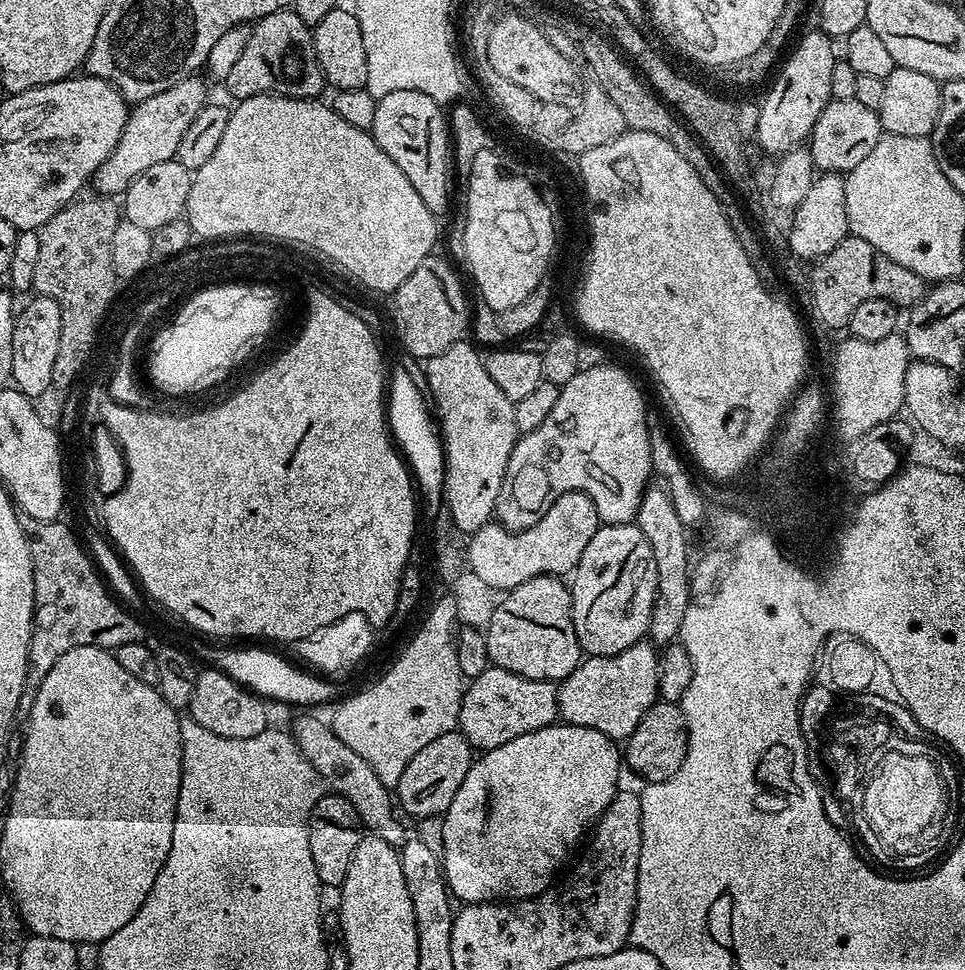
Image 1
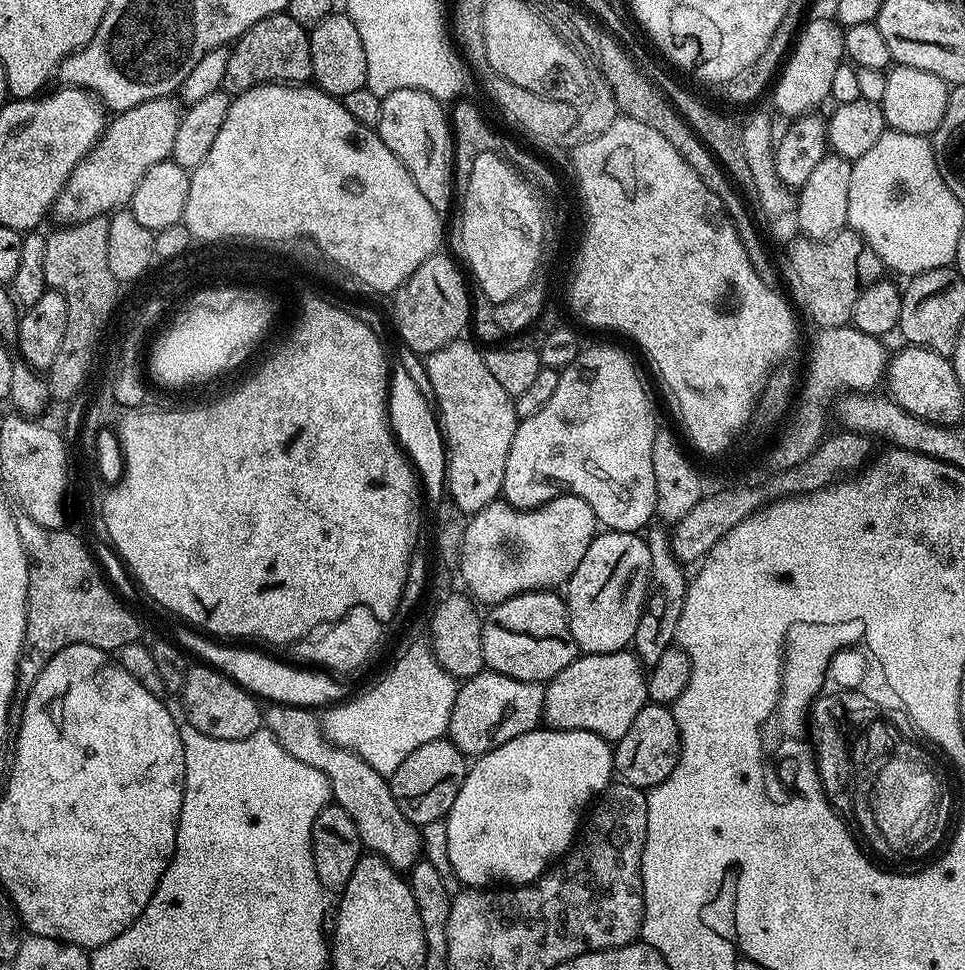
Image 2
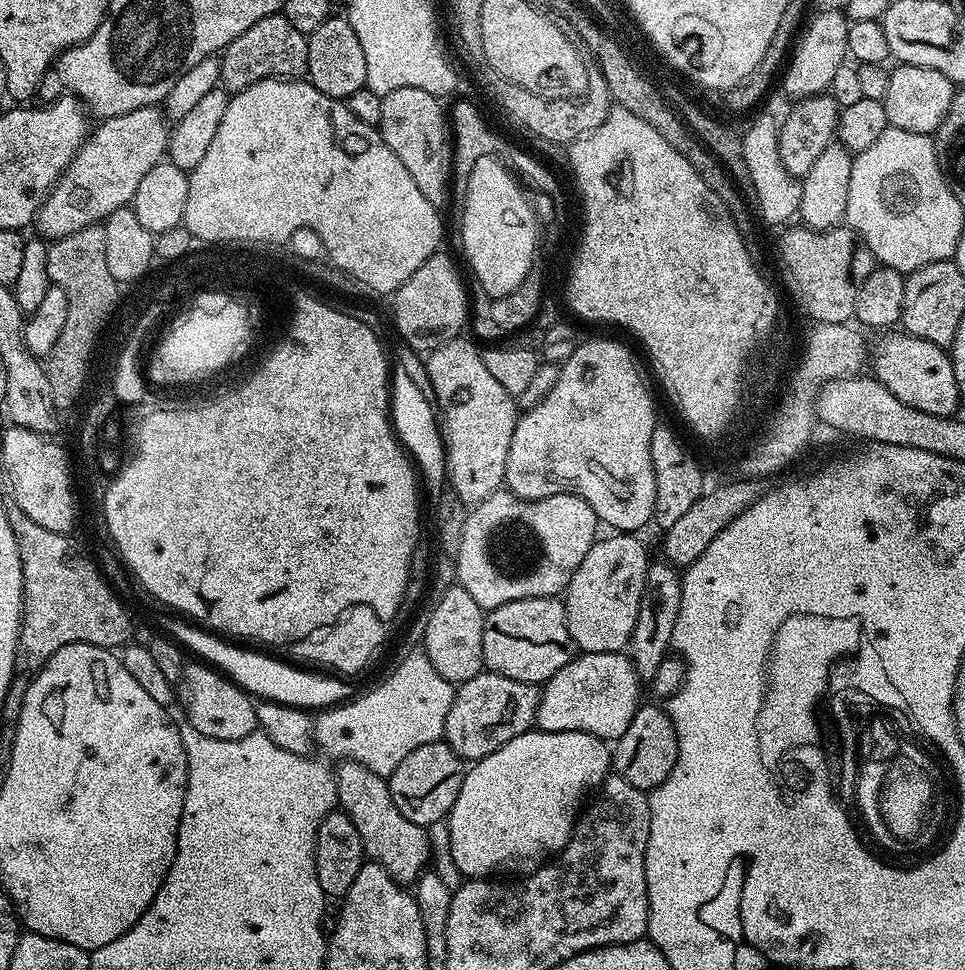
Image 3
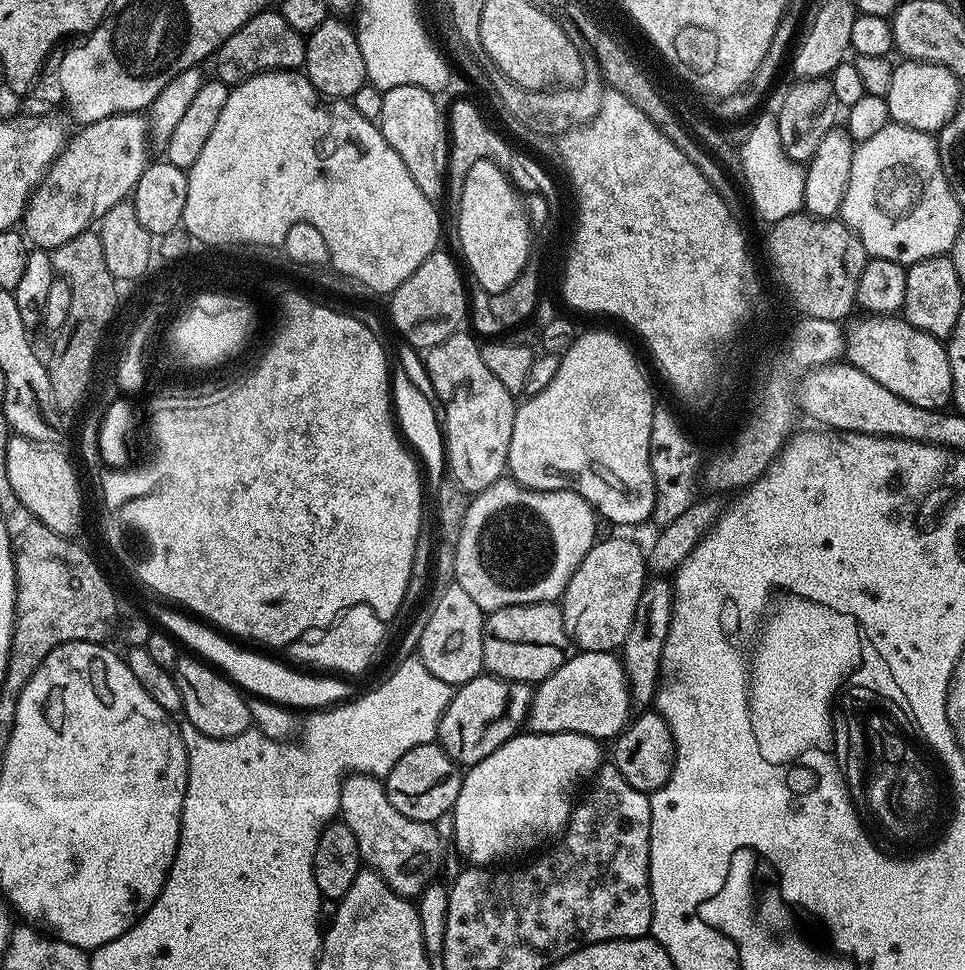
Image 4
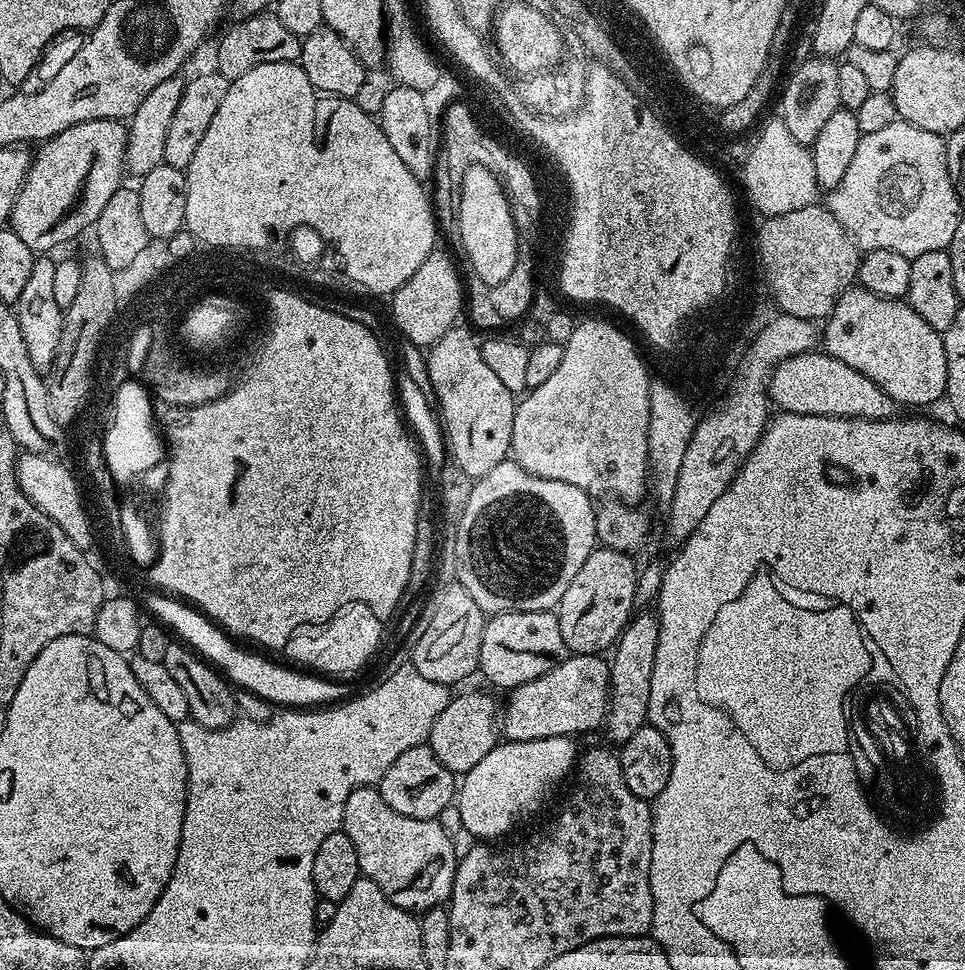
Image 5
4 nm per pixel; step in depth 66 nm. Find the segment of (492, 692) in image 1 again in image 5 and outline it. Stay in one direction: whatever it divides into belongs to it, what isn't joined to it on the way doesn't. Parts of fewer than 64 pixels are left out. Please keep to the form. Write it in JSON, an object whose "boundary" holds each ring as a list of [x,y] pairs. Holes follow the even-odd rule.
{"boundary":[[[464,692],[461,696],[453,695],[448,701],[446,710],[438,714],[434,726],[426,741],[434,750],[438,762],[446,766],[454,774],[469,772],[498,743],[498,720],[492,717],[496,708],[496,700],[484,692]],[[497,736],[497,737],[496,737]]]}

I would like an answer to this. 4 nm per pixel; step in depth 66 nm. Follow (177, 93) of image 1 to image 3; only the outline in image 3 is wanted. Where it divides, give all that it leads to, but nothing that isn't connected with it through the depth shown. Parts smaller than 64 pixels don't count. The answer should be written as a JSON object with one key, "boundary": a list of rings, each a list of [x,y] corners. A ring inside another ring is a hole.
{"boundary":[[[156,106],[110,116],[97,128],[95,125],[68,169],[44,197],[34,221],[34,228],[41,232],[37,233],[52,242],[60,240],[83,228],[99,225],[115,208],[131,205],[146,170],[165,159],[169,135],[169,121]]]}

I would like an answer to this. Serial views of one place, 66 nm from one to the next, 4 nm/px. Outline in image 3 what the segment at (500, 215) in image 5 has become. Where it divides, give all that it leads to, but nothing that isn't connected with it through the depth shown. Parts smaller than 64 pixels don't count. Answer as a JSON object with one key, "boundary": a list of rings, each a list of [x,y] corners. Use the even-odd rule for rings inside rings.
{"boundary":[[[495,155],[478,158],[469,174],[468,185],[464,190],[462,203],[464,213],[460,216],[460,244],[464,247],[464,256],[476,275],[479,291],[493,298],[510,294],[524,276],[524,268],[532,256],[532,211],[534,204],[528,201],[529,193],[525,191],[519,179],[510,171],[509,165]]]}

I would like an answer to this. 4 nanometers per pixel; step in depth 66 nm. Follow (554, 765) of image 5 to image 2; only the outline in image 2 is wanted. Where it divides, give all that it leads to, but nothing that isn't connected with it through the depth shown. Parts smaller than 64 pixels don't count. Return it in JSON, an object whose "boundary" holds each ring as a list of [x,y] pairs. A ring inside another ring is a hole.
{"boundary":[[[544,726],[537,731],[522,734],[518,738],[510,738],[510,742],[490,750],[469,767],[466,778],[462,782],[462,790],[458,790],[458,798],[454,798],[454,806],[446,817],[446,825],[448,824],[448,864],[452,867],[453,874],[464,883],[461,885],[472,890],[484,890],[489,886],[527,886],[536,883],[549,868],[553,867],[571,849],[581,831],[582,821],[589,811],[588,803],[592,799],[593,803],[597,797],[608,791],[613,783],[612,776],[614,780],[613,745],[593,732],[570,730],[569,728],[561,730]]]}

